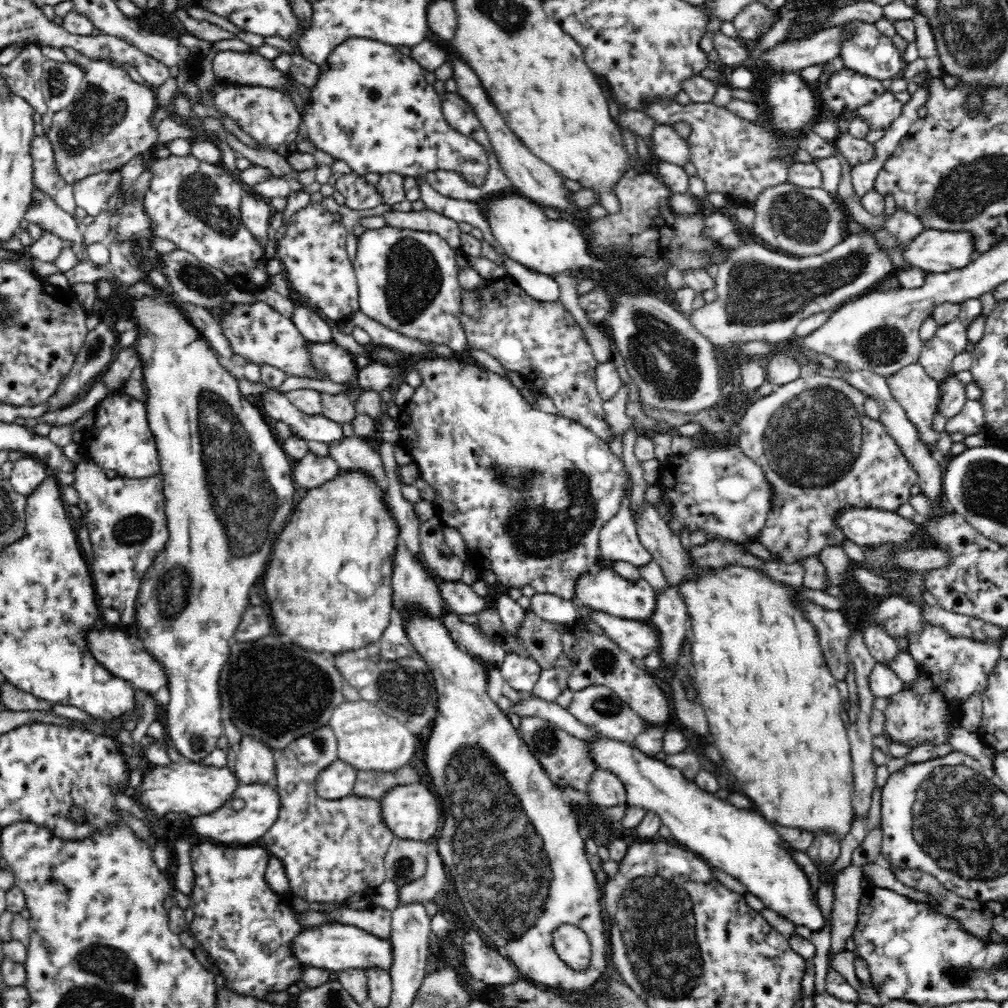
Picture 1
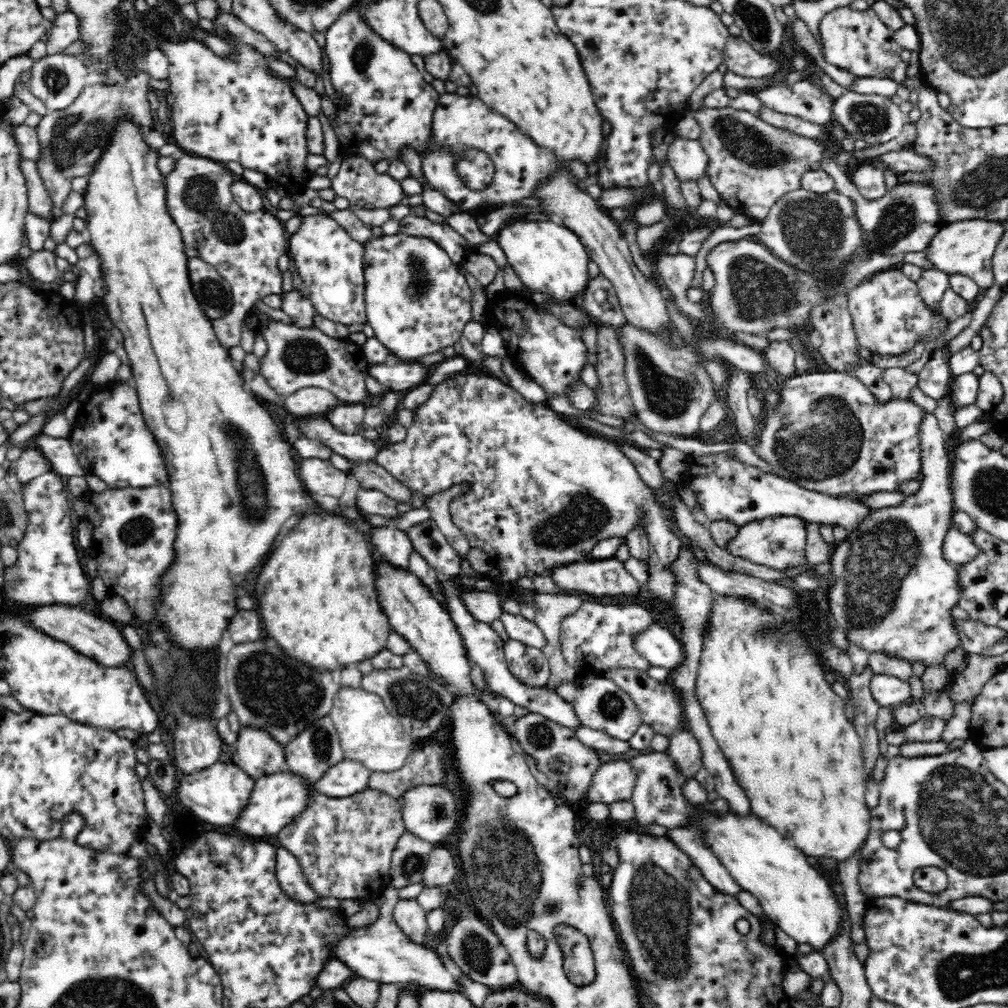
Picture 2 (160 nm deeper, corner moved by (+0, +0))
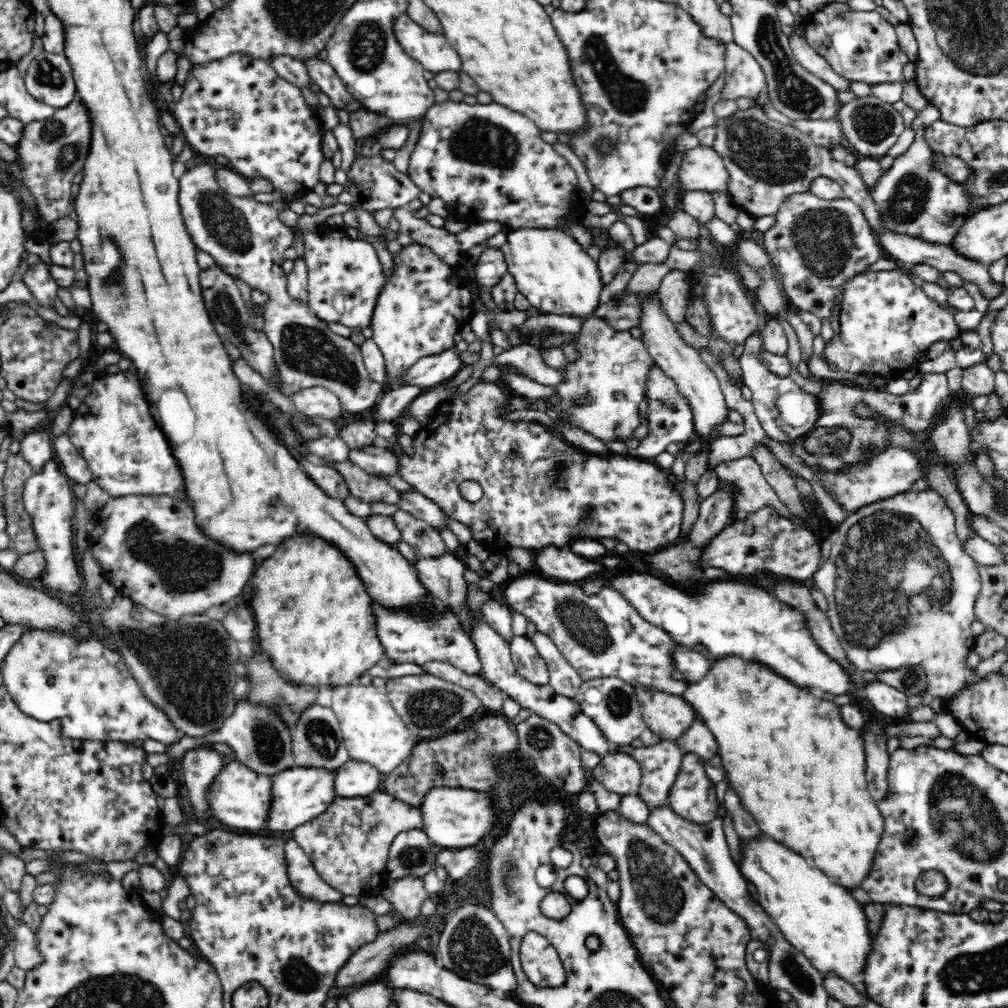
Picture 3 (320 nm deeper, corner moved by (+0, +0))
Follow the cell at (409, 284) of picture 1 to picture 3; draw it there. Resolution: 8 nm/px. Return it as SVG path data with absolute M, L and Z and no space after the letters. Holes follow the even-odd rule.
M420 243L406 246L400 254L394 253L394 274L385 282L381 290L380 298L377 299L376 310L373 311L371 329L374 331L373 342L382 351L386 367L387 390L396 389L405 384L403 376L405 372L421 358L431 357L434 354L443 353L444 350L454 348L452 338L464 324L469 324L473 307L473 296L469 291L468 284L454 268L450 268L434 254L434 251Z

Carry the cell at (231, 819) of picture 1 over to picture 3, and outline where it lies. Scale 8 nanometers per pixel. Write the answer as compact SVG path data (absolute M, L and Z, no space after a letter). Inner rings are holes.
M295 766L284 770L282 774L273 777L273 786L270 788L270 810L263 831L294 830L297 826L311 822L318 815L324 814L336 797L336 770Z

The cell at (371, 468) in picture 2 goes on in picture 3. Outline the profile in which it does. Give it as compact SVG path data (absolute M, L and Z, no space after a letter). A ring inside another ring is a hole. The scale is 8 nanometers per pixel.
M418 491L401 492L398 507L420 520L426 521L440 533L445 529L450 530L448 523L450 518L447 514L435 502Z

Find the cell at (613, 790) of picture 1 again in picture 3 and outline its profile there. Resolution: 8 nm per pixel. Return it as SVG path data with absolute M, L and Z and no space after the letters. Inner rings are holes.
M614 751L590 773L609 792L624 796L637 794L641 786L641 767L636 759L625 753Z

